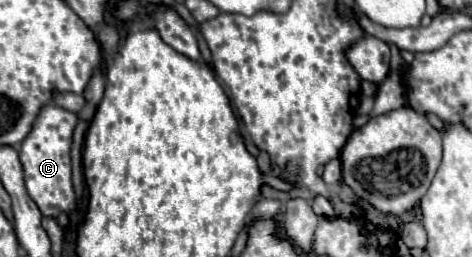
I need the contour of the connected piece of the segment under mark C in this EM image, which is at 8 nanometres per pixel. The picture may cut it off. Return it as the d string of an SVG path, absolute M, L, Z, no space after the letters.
M46 105L46 109L42 109L42 113L38 115L38 121L34 123L34 129L20 145L20 163L24 165L26 191L44 217L56 219L60 213L70 213L74 209L70 149L76 125L78 125L76 113L56 105Z

